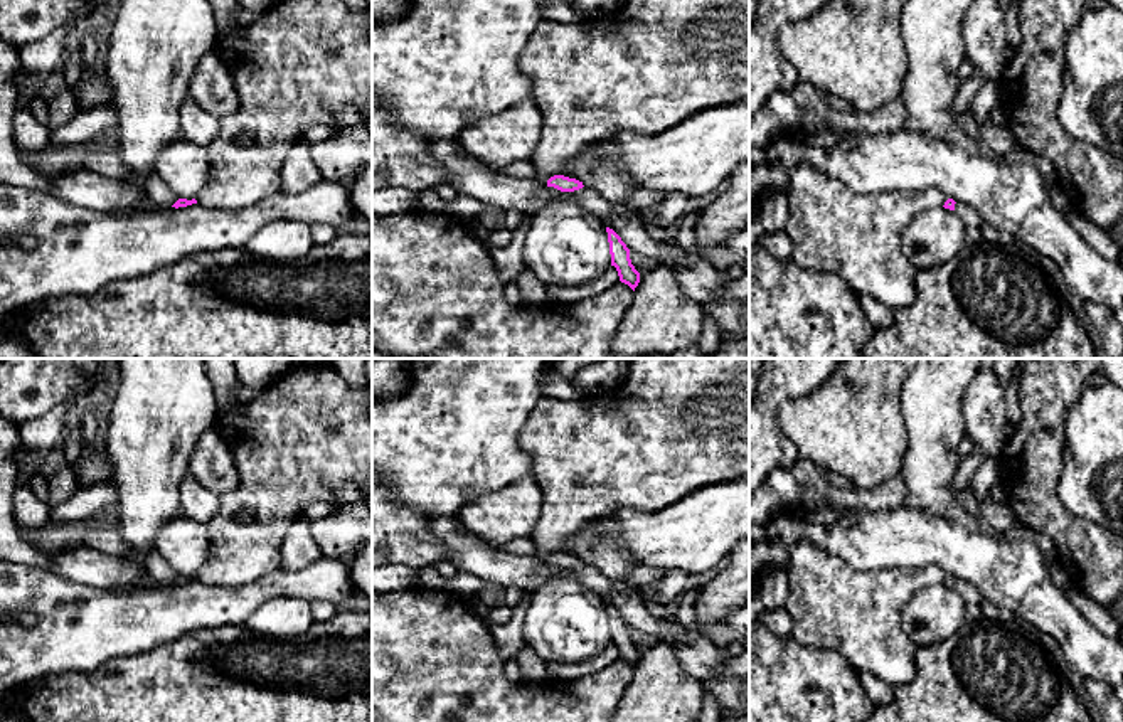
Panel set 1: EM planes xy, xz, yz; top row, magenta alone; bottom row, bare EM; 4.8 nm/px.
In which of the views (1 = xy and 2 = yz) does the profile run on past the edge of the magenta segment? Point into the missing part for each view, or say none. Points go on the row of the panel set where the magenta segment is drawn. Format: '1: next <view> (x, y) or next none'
1: next none
2: next none

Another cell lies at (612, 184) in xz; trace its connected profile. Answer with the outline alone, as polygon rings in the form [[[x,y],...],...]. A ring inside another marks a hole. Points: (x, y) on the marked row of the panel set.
[[[586,151],[577,162],[577,178],[616,205],[625,205],[628,197],[640,188],[626,172],[609,167],[593,151]]]

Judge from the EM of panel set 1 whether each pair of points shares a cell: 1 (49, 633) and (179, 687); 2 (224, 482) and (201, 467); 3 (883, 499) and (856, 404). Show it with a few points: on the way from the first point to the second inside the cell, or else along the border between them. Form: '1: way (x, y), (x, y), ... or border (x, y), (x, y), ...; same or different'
1: border (152, 648), (118, 655), (88, 672), (76, 672); different
2: way (219, 477), (206, 467); same
3: border (899, 472), (871, 488), (852, 488); different

